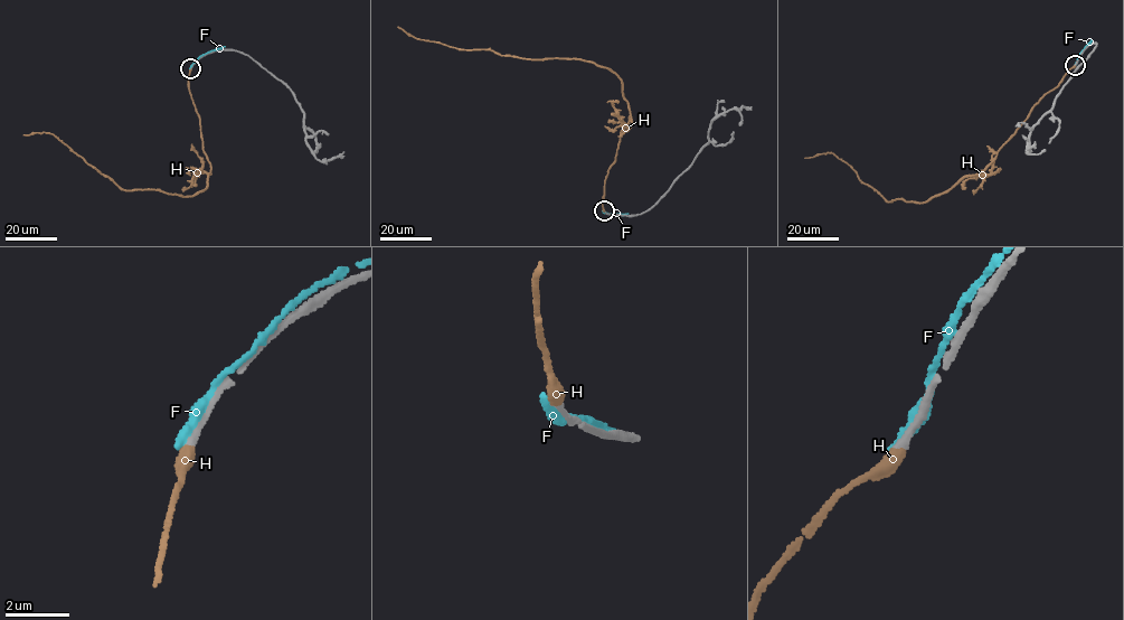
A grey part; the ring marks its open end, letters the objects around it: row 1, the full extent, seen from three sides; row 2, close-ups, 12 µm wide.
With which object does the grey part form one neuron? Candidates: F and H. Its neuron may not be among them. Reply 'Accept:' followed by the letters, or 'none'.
Accept: H

